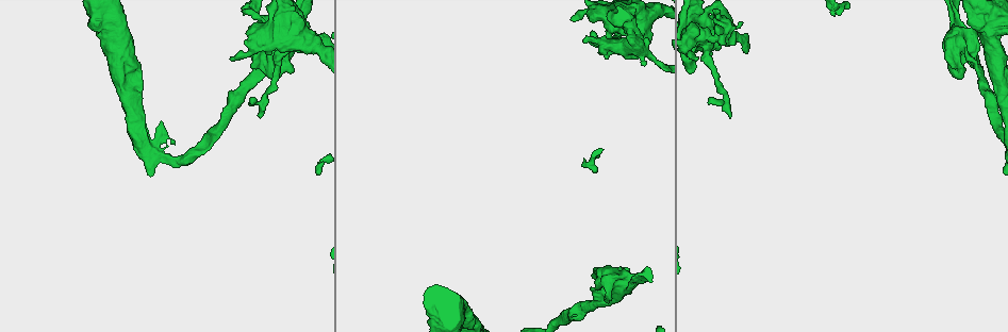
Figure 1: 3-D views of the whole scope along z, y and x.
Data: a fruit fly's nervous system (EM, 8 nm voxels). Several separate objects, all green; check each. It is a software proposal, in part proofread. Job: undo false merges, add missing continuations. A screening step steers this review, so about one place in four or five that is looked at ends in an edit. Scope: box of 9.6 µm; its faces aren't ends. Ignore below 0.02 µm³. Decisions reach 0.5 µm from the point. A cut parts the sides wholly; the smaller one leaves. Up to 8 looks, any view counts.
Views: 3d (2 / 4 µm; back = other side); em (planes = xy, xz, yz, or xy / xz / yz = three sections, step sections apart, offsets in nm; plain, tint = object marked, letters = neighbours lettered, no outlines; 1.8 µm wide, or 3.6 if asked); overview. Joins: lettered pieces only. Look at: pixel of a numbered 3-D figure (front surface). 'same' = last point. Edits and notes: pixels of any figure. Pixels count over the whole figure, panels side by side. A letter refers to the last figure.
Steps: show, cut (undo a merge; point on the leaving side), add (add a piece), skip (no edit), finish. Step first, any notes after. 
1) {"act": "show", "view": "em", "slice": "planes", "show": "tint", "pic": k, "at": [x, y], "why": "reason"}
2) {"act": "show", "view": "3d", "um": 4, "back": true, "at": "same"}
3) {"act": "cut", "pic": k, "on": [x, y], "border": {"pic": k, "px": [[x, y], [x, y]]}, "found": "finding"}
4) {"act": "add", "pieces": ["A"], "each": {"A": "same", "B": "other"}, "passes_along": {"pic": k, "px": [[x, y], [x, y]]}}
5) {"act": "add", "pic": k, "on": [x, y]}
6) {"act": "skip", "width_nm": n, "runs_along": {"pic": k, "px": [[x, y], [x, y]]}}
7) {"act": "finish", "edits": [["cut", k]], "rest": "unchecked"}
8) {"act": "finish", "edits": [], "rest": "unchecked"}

{"act": "show", "view": "em", "slice": "planes", "show": "plain", "pic": 1, "at": [270, 79], "why": "free end"}

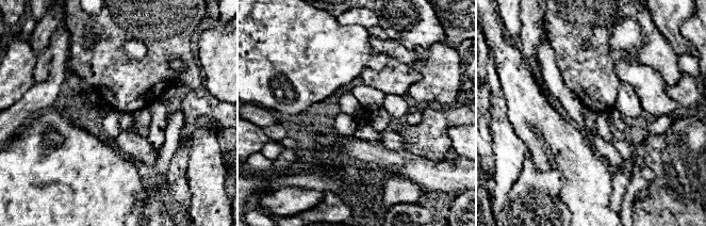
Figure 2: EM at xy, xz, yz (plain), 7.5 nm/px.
{"act": "show", "view": "em", "slice": "planes", "show": "letters", "at": "same"}

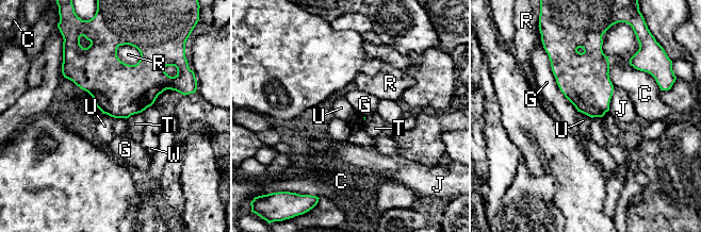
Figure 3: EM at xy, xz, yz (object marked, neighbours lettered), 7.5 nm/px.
{"act": "skip", "longest_contact_nm": ["G", 480], "each": {"C": "other", "G": "other", "J": "other", "R": "other", "T": "other", "U": "other", "W": "other"}, "border": {"pic": 3, "px": [[577, 111], [591, 117]]}, "found": "no lettered piece goes on from it"}

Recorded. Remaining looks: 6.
{"act": "show", "view": "em", "slice": "planes", "show": "letters", "pic": 1, "at": [572, 20], "why": "free end"}

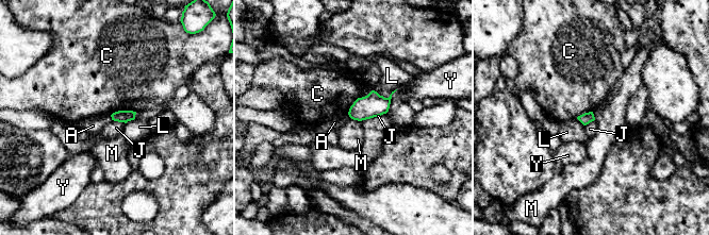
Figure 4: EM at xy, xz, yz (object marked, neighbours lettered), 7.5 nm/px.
{"act": "skip", "each": {"A": "other", "C": "other", "J": "other", "L": "other", "M": "other", "Y": "other"}, "border": {"pic": 4, "px": [[350, 117], [360, 121]]}, "found": "none of them fits"}

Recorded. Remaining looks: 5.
{"act": "show", "view": "em", "slice": "yz", "step": 4, "show": "tint", "pic": 1, "at": [730, 115], "why": "tapers out"}

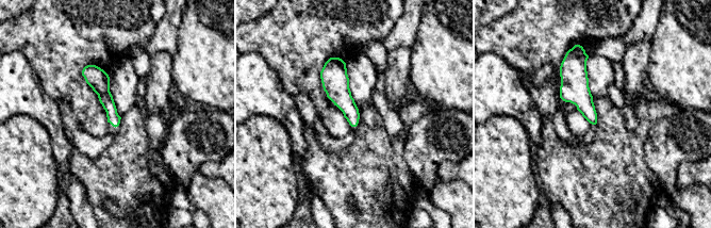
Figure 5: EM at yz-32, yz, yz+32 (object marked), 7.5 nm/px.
{"act": "show", "view": "em", "slice": "planes", "show": "letters", "at": "same", "why": "another direction"}

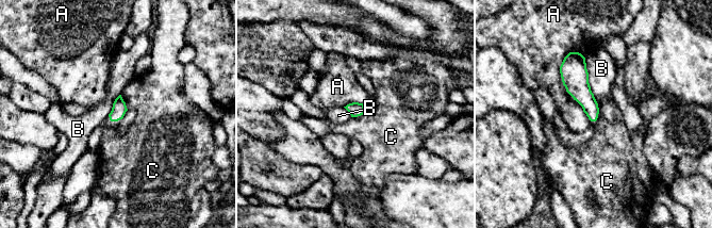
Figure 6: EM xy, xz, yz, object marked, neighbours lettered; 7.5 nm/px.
{"act": "skip", "width_nm": 110, "each": {"A": "other", "B": "other", "C": "other"}, "border": {"pic": 6, "px": [[598, 103], [598, 117], [595, 121]]}, "found": "none of them fits"}

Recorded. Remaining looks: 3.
{"act": "finish", "edits": [], "rest": "unchecked"}

